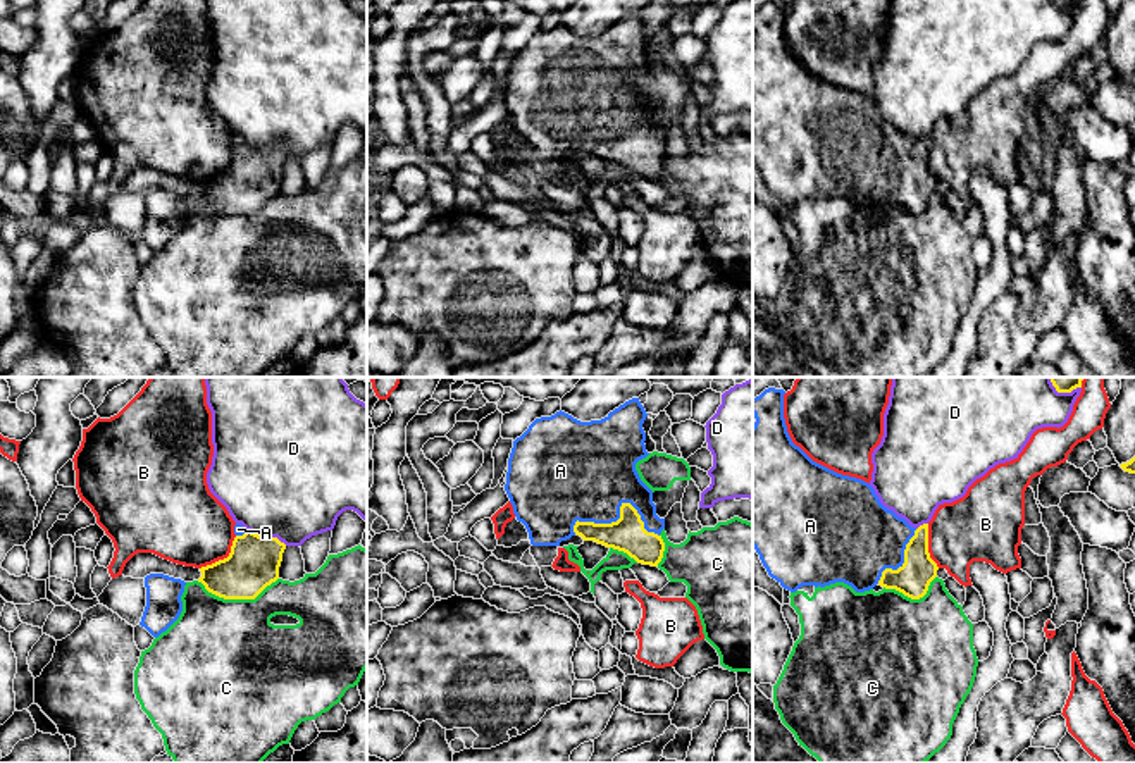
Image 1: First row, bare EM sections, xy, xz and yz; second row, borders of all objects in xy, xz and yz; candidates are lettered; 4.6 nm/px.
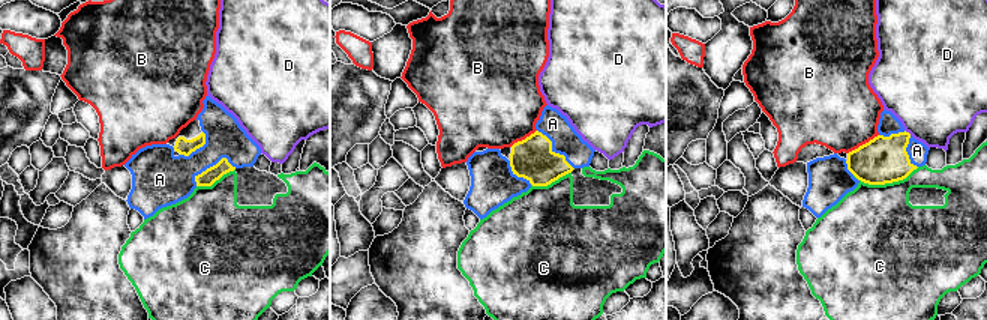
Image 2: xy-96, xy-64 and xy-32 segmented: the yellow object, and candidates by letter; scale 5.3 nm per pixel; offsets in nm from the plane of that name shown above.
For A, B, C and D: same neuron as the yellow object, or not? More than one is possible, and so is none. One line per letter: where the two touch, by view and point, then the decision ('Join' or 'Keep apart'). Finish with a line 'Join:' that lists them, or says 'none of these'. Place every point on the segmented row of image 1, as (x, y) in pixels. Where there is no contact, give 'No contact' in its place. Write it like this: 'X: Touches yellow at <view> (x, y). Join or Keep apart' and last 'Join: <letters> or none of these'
A: Touches yellow at xz (620, 512). Join
B: Touches yellow at xy (224, 558). Keep apart
C: Touches yellow at xy (236, 598). Keep apart
D: Touches yellow at xy (267, 538). Keep apart
Join: A

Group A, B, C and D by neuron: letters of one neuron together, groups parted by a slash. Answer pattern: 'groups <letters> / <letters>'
groups A / B / C / D

